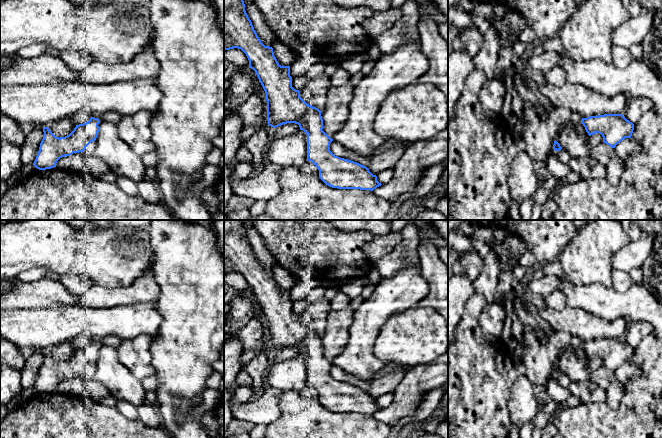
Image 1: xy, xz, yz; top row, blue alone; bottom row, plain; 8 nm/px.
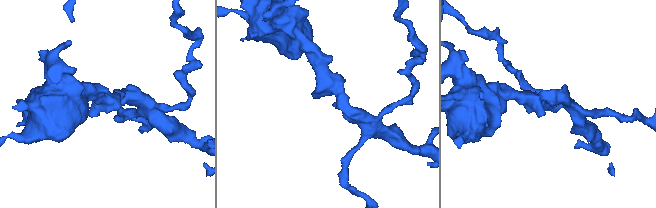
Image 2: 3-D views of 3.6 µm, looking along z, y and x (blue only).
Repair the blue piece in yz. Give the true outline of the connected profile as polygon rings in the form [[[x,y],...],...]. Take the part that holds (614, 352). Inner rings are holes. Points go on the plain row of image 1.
[[[604,338],[582,342],[581,347],[589,360],[599,357],[603,366],[615,372],[625,362],[631,362],[634,348],[622,338]]]

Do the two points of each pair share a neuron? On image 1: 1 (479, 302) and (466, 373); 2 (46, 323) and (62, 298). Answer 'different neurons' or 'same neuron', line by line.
1: same neuron
2: different neurons

